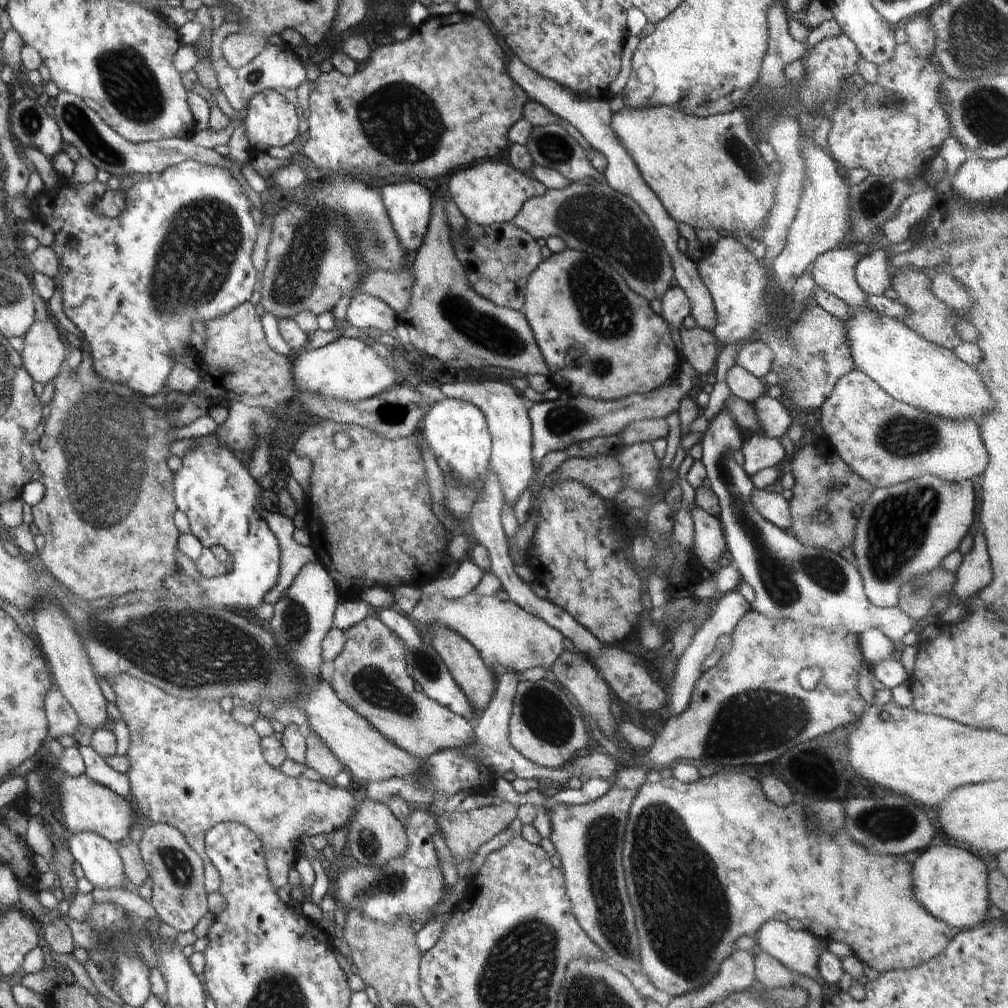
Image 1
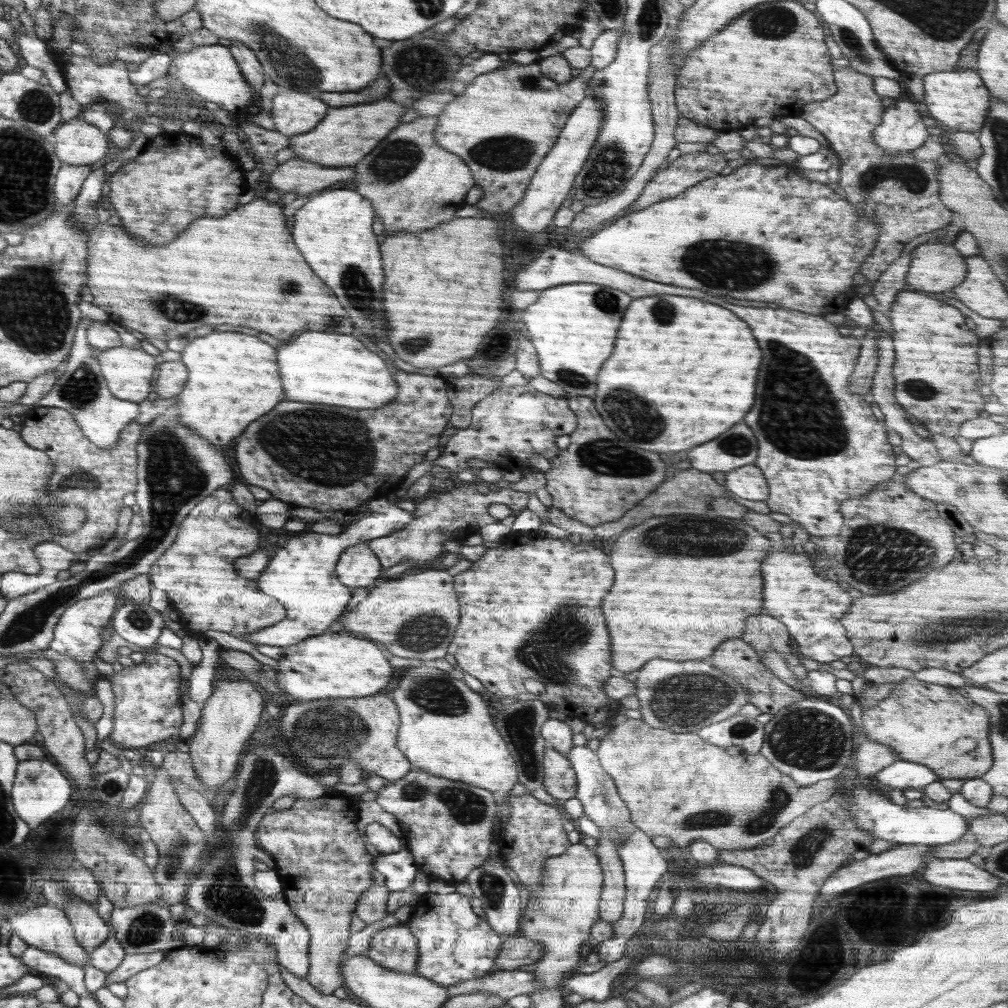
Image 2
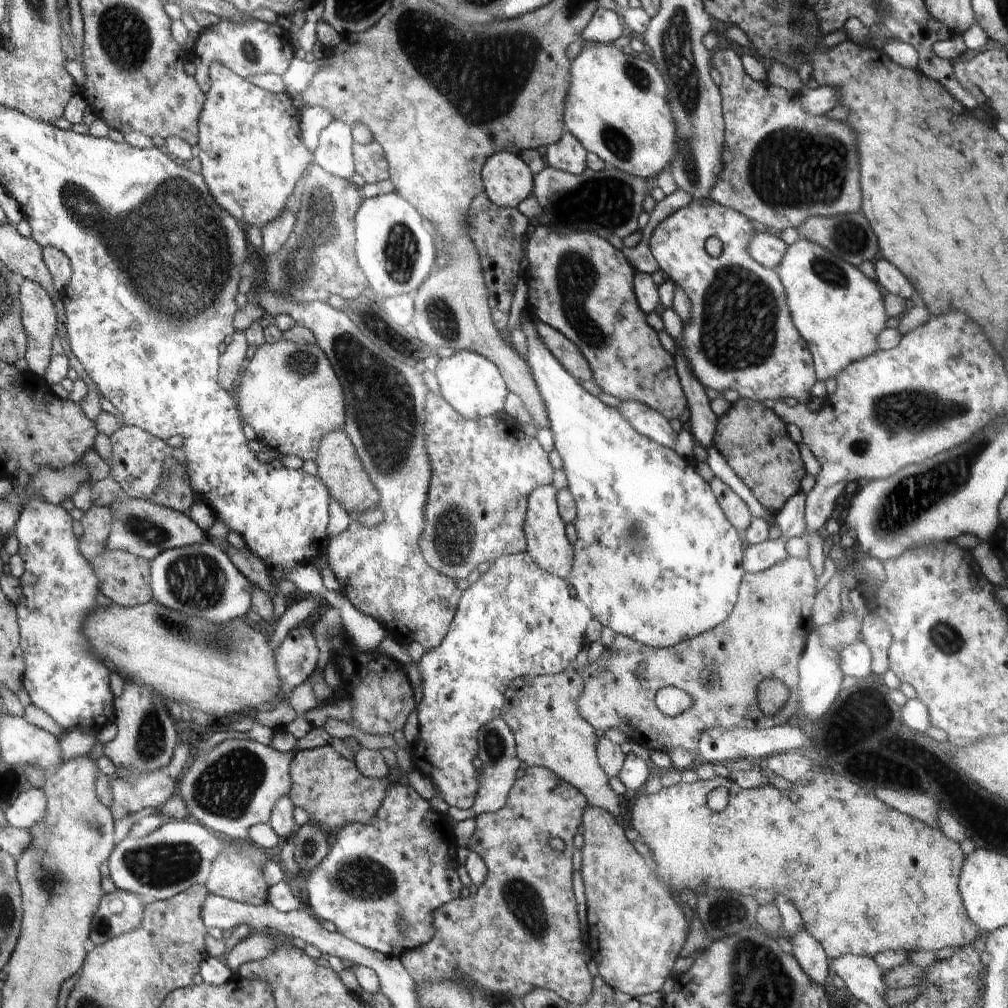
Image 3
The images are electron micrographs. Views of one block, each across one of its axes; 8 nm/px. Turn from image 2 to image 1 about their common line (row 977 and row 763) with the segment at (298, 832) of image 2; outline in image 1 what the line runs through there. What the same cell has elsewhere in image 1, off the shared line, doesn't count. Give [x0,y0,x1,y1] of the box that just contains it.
[305,729,344,782]

